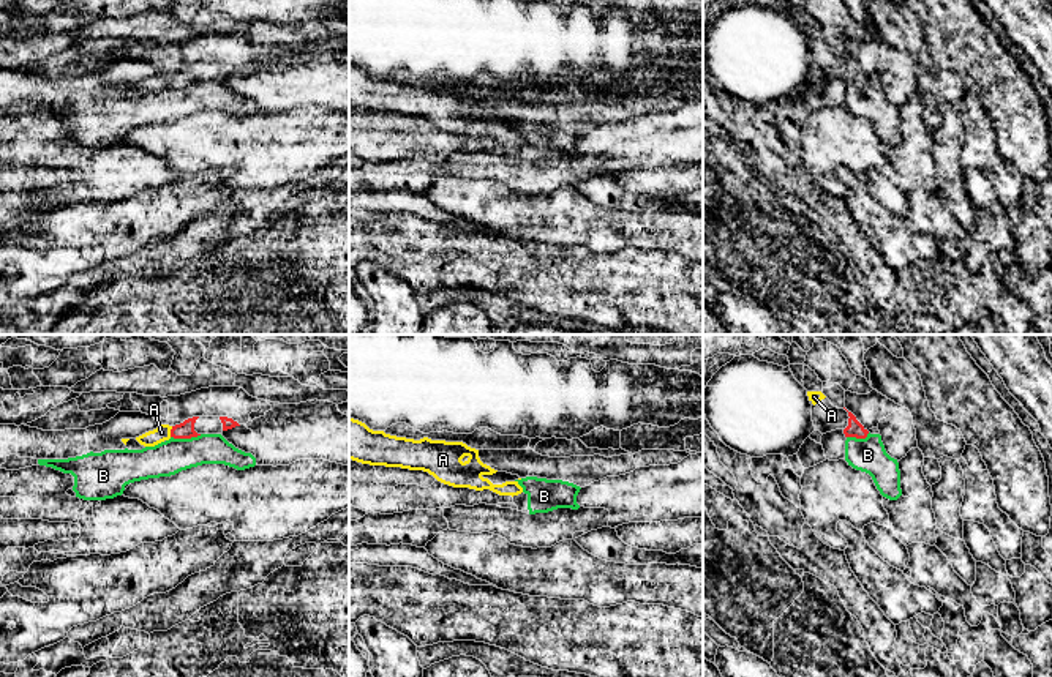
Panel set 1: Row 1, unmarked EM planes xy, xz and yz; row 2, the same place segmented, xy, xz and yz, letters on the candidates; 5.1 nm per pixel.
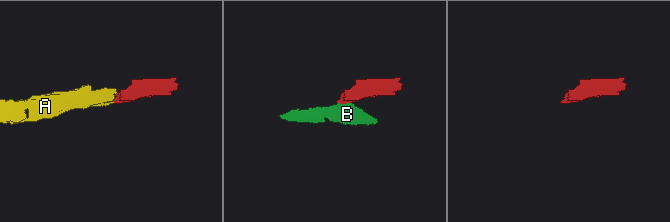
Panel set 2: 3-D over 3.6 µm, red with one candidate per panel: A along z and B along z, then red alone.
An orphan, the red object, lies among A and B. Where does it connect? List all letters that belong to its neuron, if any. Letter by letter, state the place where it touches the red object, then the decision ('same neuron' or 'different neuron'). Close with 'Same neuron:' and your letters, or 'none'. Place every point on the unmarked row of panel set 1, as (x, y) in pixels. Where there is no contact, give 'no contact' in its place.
A: contact xy (171, 78); same neuron
B: contact xy (185, 84); different neuron
Same neuron: A

